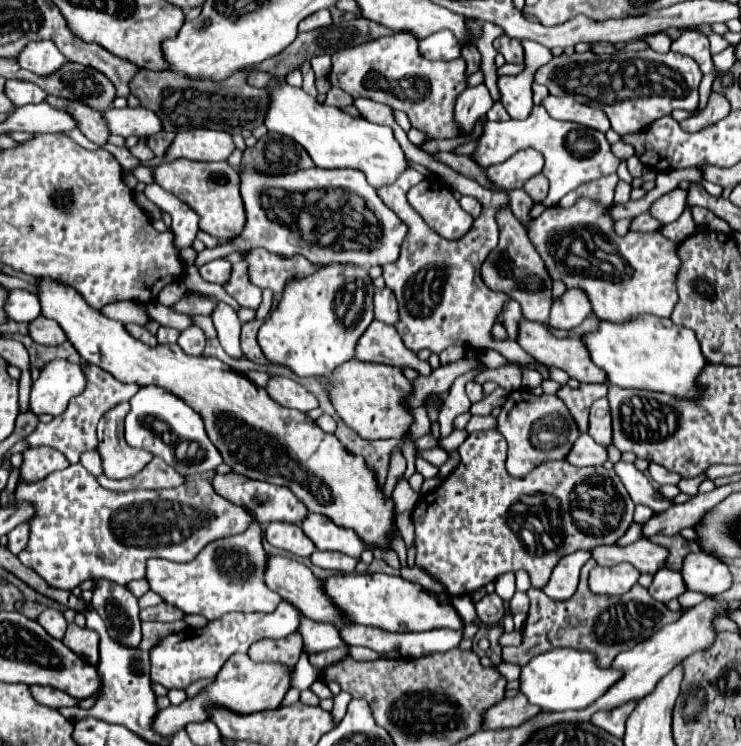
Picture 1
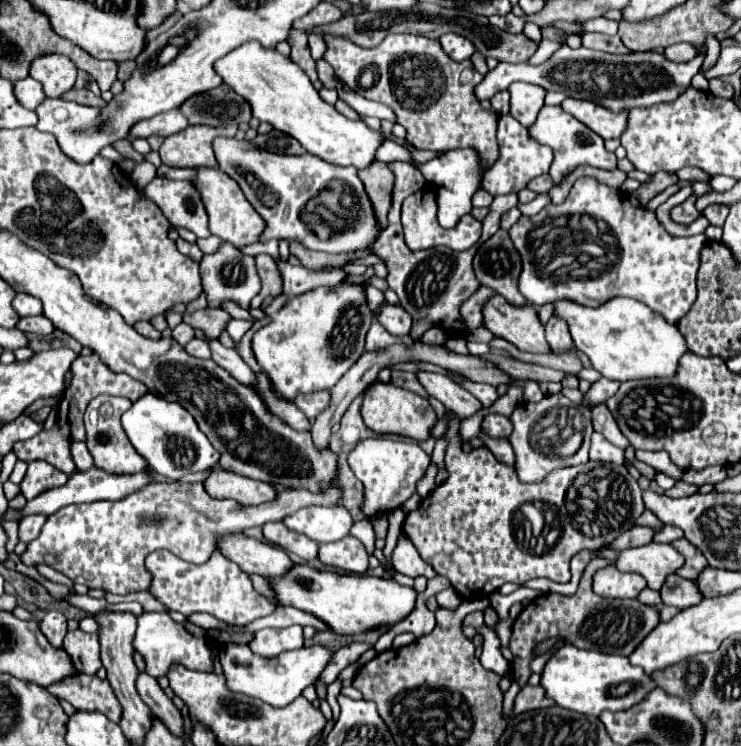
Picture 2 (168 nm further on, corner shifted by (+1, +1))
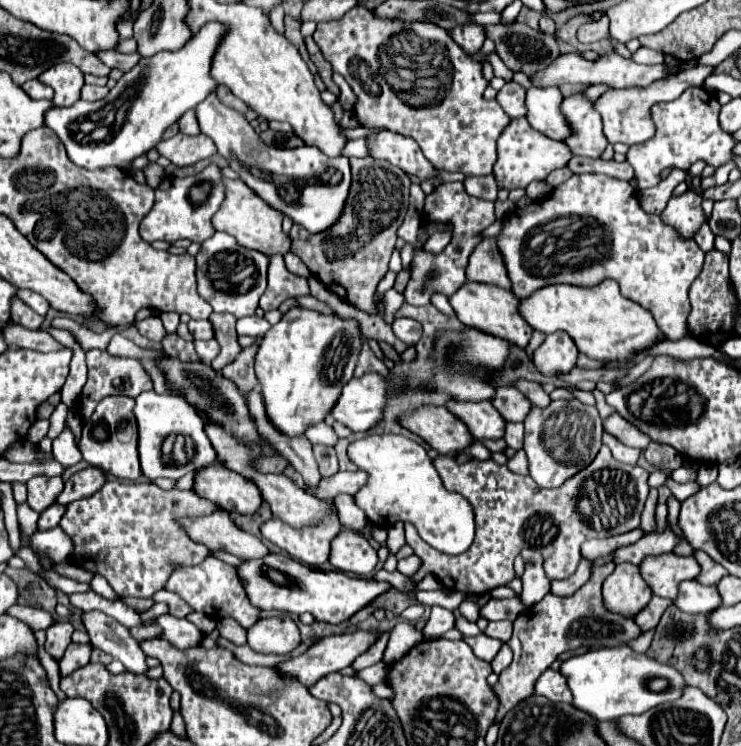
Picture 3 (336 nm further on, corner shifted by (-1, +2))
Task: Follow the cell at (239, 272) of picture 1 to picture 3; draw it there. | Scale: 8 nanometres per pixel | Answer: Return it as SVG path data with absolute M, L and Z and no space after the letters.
M281 254L271 256L269 258L269 284L267 284L265 294L259 300L259 306L265 312L275 310L283 300L293 298L293 296L301 296L301 294L309 294L307 278L291 274L285 268Z

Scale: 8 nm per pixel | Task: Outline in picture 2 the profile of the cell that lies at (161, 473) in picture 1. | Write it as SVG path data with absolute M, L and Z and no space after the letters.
M91 467L87 471L75 471L73 475L69 475L69 481L63 487L55 487L51 491L45 491L43 495L37 495L35 499L27 501L25 509L21 511L11 511L7 509L5 519L13 519L19 521L21 517L27 515L35 515L35 513L43 513L43 515L53 515L55 511L59 511L65 505L73 505L73 503L91 503L91 501L103 501L103 499L123 499L133 491L139 491L141 487L145 487L147 483L151 483L151 477L147 471L135 473L135 475L111 475L107 471L101 471L97 467Z

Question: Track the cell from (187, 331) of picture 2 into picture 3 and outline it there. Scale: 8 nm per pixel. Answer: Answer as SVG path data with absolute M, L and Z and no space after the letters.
M191 320L189 332L193 334L195 340L211 340L213 338L213 328L211 328L209 320Z

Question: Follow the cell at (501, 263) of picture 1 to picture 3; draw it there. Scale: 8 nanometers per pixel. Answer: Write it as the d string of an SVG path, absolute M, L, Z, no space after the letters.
M497 236L483 238L477 244L477 248L471 252L467 266L467 280L511 290L511 282L505 270L505 260L497 250Z

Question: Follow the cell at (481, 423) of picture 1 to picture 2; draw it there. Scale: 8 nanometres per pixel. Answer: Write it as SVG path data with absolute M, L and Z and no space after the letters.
M483 431L479 437L485 441L485 445L497 457L497 461L501 461L505 465L515 465L515 451L507 439L493 439L493 437L487 437Z

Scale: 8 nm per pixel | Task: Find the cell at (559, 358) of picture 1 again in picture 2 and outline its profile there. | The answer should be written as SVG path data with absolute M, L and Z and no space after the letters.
M493 295L483 305L483 327L519 351L549 353L545 329L537 317L537 309L531 305L515 307L503 295Z

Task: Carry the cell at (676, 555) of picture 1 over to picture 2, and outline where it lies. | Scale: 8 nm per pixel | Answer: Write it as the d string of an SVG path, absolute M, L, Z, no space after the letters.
M687 539L673 541L673 547L685 557L685 565L677 571L677 575L681 575L683 579L689 579L689 581L697 581L699 573L707 567L707 559L703 557L703 553L699 553Z

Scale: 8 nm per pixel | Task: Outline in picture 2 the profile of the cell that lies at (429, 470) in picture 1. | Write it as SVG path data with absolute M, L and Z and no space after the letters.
M431 463L425 473L425 477L418 481L416 491L422 499L425 499L435 489L435 477L438 473L438 469L434 463Z

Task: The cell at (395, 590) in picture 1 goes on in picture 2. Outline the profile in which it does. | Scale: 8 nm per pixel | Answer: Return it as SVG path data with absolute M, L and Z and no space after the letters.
M293 565L285 575L267 579L267 583L275 593L277 605L311 613L339 635L361 633L377 625L395 625L413 611L417 599L415 589L387 577L317 571L309 565Z

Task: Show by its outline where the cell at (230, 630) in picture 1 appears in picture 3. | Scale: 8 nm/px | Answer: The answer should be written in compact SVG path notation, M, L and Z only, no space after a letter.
M163 614L155 618L153 626L159 626L159 638L171 642L175 648L191 648L201 644L201 632L185 618L173 618L171 614Z

